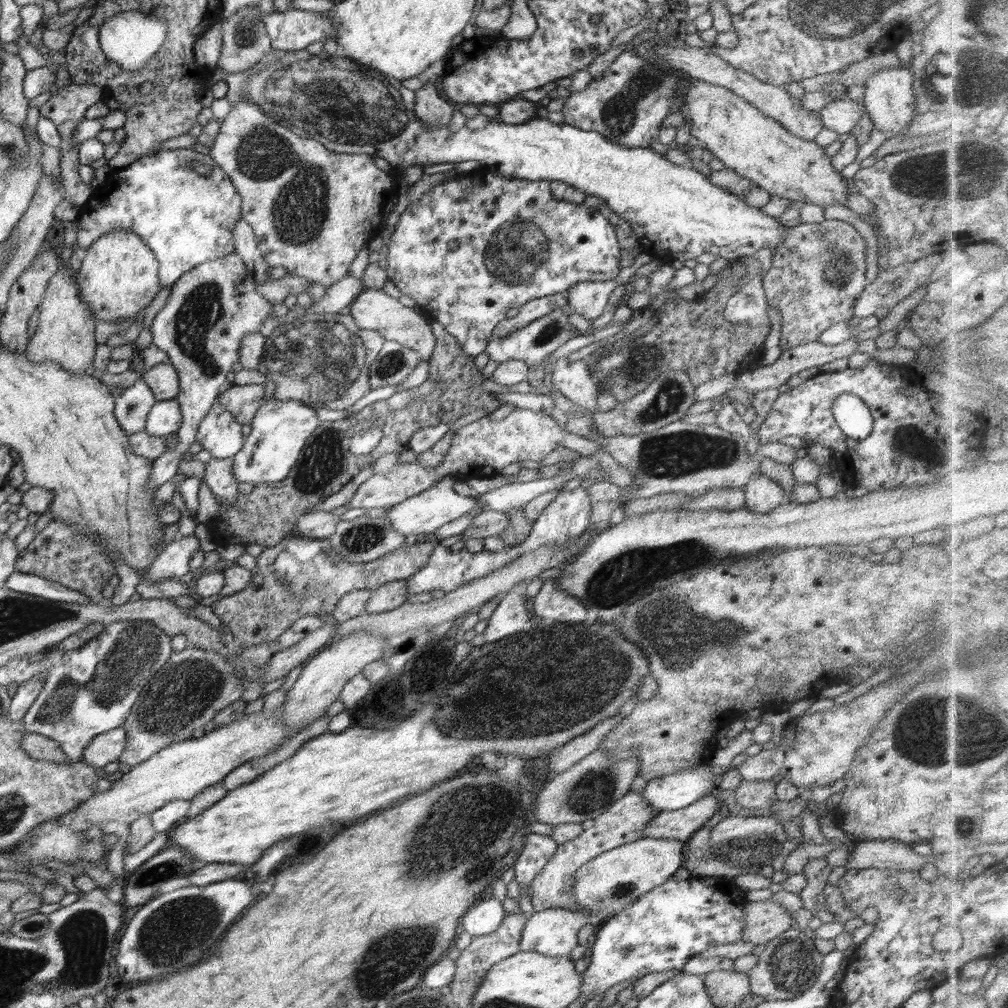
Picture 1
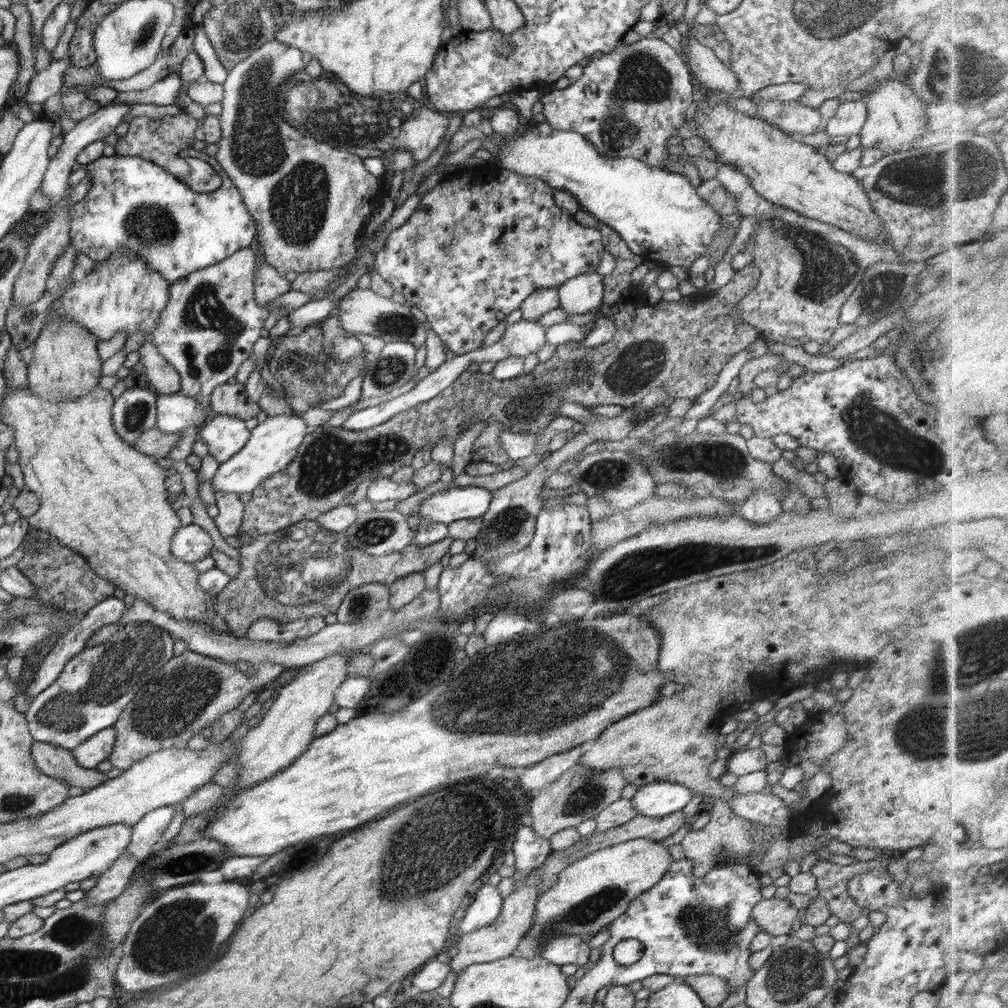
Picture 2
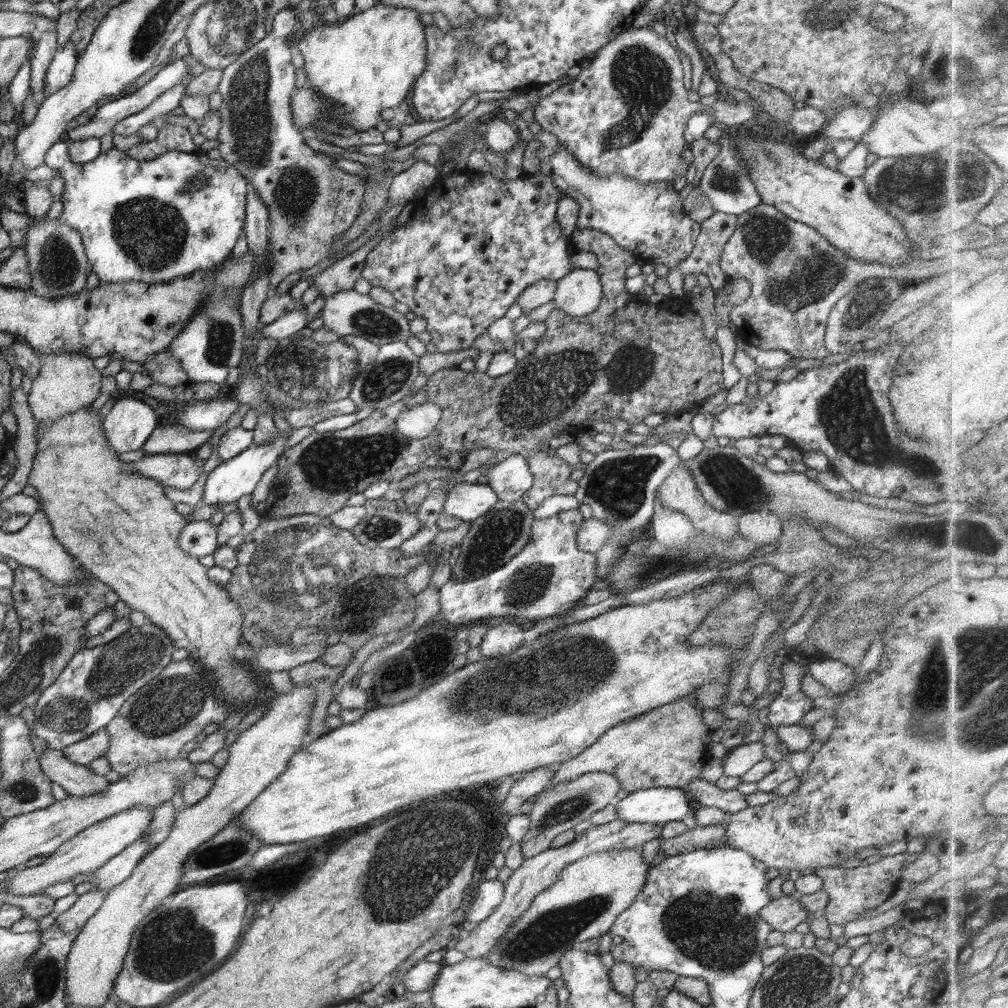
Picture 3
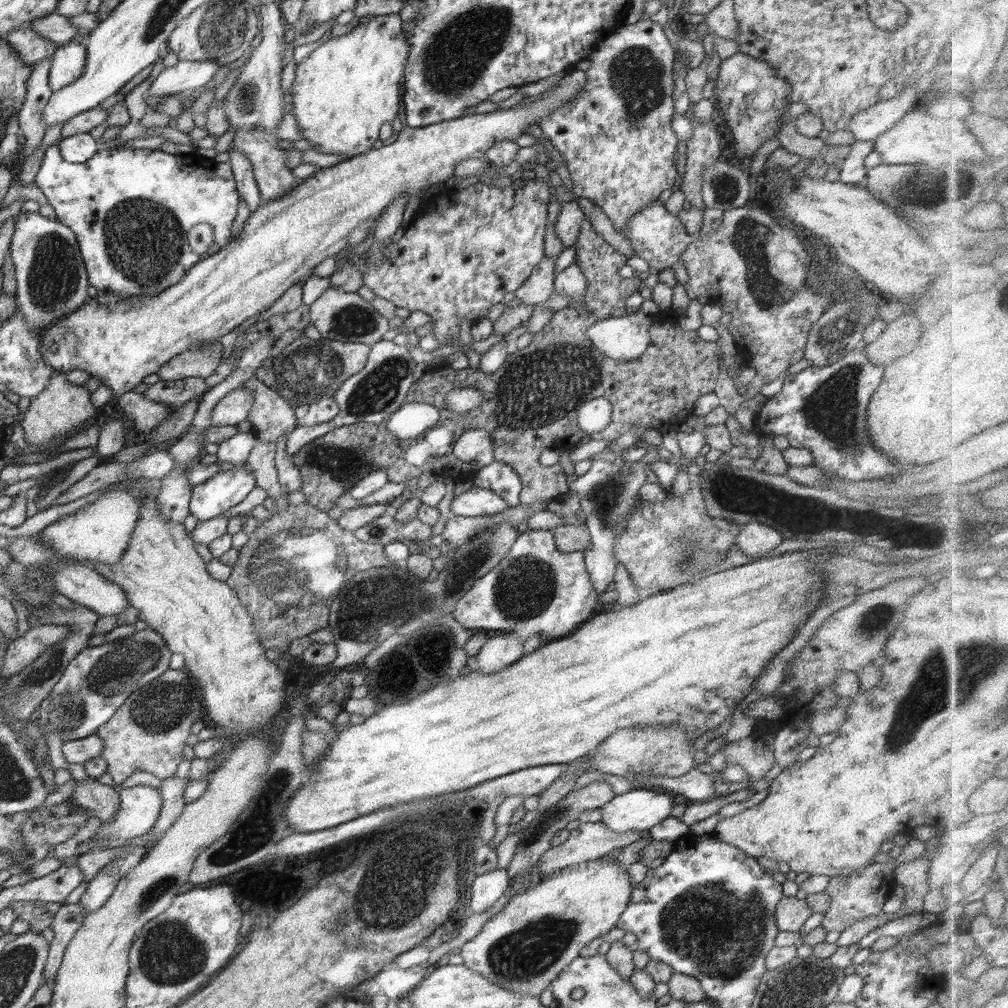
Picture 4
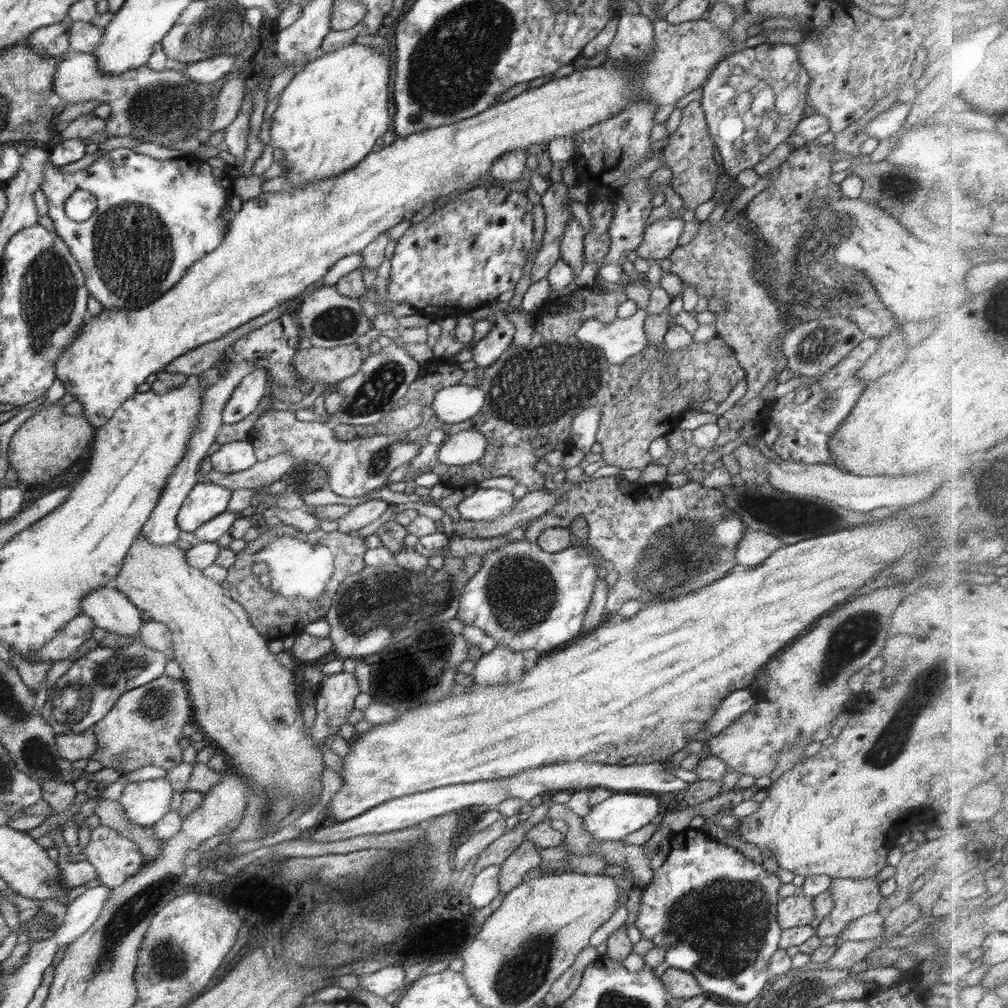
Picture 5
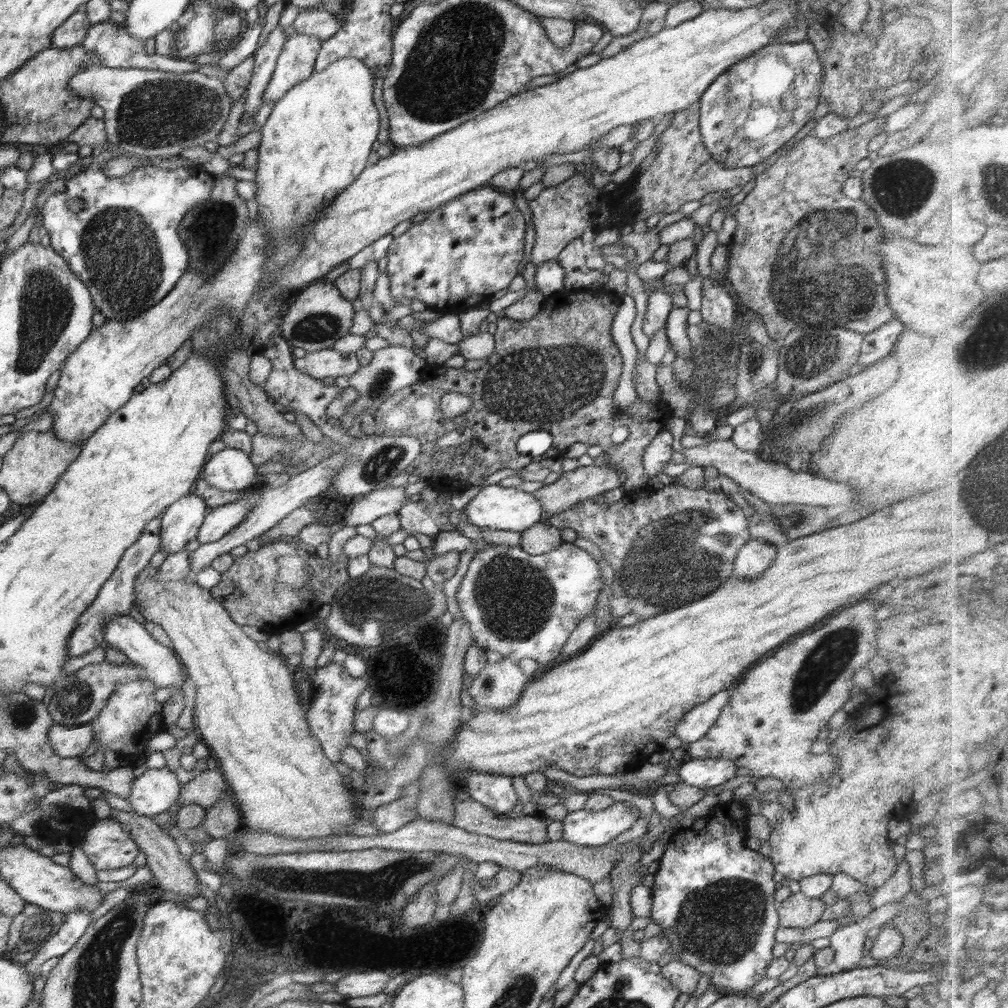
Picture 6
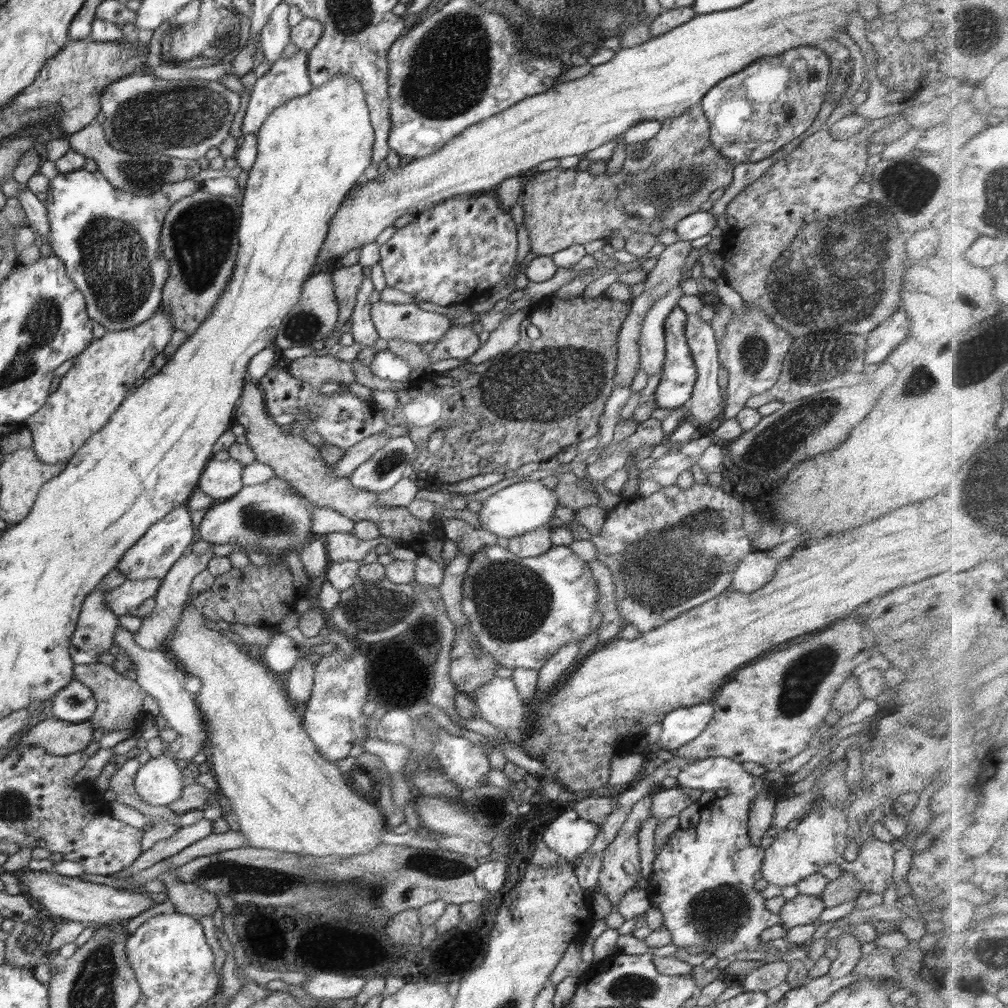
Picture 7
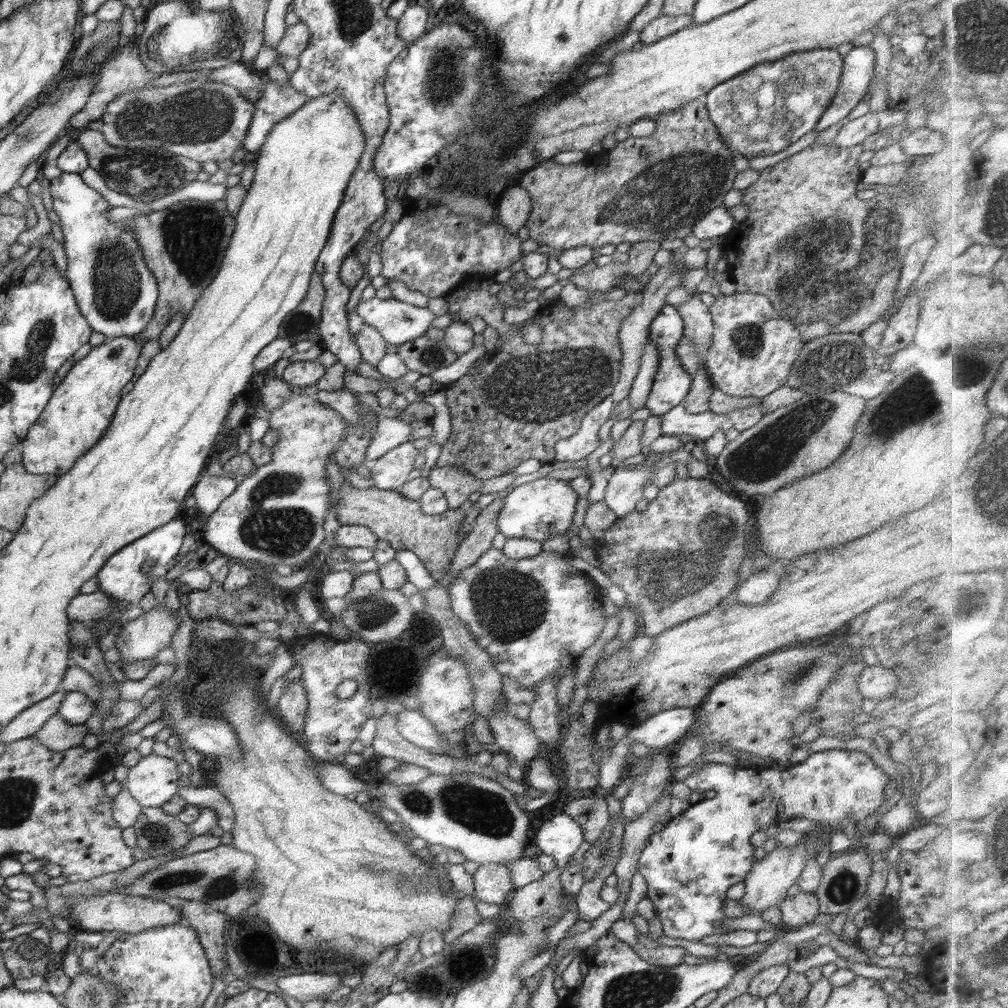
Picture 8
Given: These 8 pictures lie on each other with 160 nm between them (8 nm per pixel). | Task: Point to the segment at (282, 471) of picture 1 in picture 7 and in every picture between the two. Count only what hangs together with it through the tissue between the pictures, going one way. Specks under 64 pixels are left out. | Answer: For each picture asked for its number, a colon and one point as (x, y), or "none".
2: (273, 445)
3: (231, 480)
4: (210, 499)
5: (206, 500)
6: (180, 523)
7: (152, 556)

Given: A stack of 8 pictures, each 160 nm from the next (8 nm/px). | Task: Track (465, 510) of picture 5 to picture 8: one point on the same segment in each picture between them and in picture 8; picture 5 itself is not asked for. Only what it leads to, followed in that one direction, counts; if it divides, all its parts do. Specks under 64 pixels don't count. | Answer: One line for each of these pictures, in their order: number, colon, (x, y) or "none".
6: (496, 508)
7: (527, 505)
8: (537, 510)

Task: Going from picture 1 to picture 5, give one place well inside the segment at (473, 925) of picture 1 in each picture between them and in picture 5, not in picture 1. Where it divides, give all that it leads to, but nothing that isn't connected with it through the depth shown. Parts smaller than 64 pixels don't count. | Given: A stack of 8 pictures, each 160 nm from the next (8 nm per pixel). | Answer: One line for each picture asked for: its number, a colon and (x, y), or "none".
2: (487, 902)
3: (490, 892)
4: (487, 888)
5: (484, 886)

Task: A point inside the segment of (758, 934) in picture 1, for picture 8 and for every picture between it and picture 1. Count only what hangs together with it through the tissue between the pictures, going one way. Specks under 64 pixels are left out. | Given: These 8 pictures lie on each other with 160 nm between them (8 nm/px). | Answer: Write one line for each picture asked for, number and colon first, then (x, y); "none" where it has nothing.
2: (776, 916)
3: (785, 913)
4: (791, 914)
5: (792, 911)
6: (797, 911)
7: (802, 910)
8: (797, 910)

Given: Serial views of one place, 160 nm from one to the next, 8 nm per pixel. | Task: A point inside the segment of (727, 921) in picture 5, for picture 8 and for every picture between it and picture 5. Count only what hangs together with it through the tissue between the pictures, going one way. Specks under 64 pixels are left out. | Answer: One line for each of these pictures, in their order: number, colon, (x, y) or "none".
6: (713, 897)
7: (702, 881)
8: (689, 866)

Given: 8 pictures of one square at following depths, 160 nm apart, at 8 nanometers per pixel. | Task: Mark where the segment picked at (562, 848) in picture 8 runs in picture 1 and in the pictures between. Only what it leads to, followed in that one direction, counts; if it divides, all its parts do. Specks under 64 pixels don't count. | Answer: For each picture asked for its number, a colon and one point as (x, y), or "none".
1: (674, 791)
2: (655, 799)
3: (657, 805)
4: (639, 809)
5: (623, 813)
6: (584, 827)
7: (569, 836)

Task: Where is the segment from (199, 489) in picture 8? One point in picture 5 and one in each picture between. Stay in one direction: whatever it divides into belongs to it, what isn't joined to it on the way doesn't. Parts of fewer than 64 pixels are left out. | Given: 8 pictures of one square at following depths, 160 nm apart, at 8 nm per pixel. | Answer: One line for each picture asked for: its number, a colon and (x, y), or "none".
5: (235, 456)
6: (230, 470)
7: (220, 480)

